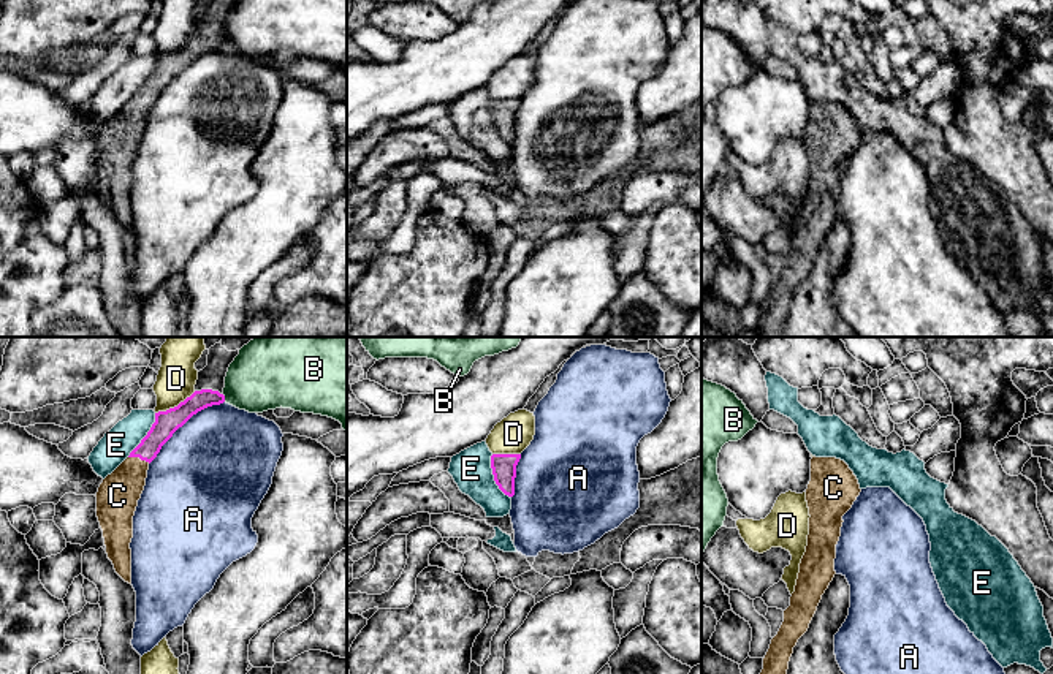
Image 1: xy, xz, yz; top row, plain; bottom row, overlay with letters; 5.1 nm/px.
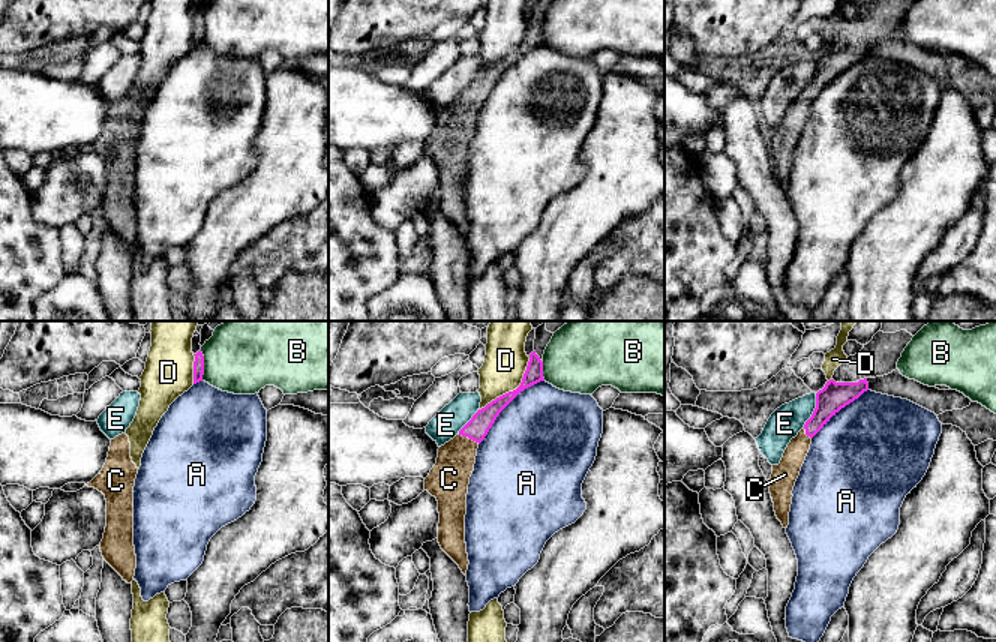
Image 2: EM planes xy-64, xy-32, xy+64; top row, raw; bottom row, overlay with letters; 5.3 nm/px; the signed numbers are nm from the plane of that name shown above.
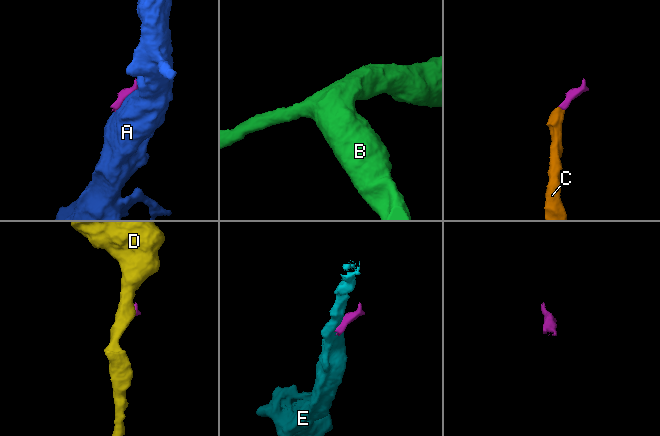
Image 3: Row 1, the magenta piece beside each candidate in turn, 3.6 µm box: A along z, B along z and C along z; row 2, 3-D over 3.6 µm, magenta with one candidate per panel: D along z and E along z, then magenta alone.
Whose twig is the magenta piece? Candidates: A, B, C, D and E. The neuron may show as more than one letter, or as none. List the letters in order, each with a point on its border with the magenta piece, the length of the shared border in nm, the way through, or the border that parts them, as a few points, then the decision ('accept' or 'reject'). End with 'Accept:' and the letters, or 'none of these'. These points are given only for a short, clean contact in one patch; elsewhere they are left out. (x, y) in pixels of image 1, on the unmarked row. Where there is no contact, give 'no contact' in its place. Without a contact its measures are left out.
A: meets magenta in xy at (182, 70); contact 500 nm long; reject
B: meets magenta in xy at (224, 43); contact 40 nm long; border along xy (222, 40), (225, 46); reject
C: meets magenta in xy at (140, 103); contact 120 nm long; runs through xy (167, 68), (140, 103), (117, 141); accept
D: meets magenta in xy at (174, 53); contact 240 nm long; reject
E: meets magenta in xz at (494, 122); contact 240 nm long; border along xz (491, 100), (493, 125), (509, 143); reject
Accept: C

